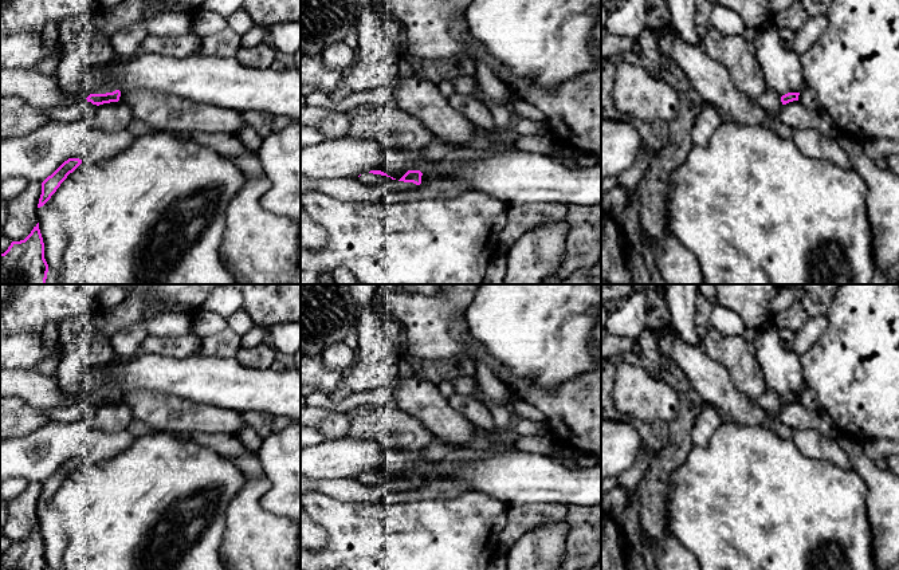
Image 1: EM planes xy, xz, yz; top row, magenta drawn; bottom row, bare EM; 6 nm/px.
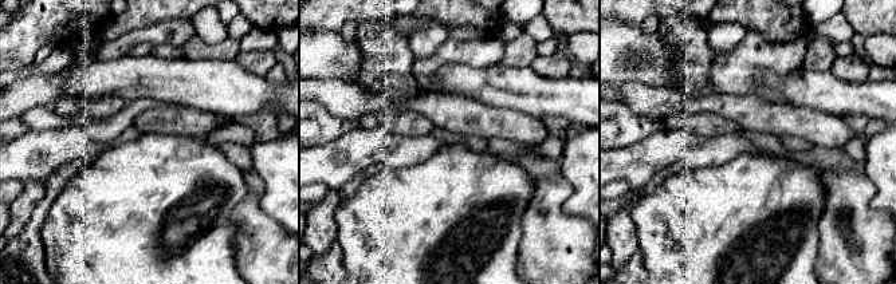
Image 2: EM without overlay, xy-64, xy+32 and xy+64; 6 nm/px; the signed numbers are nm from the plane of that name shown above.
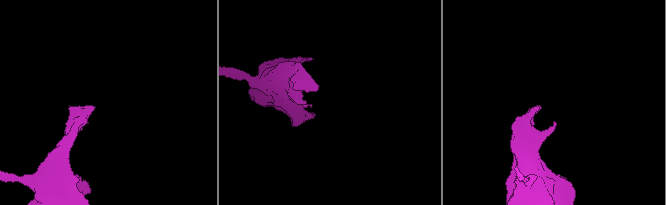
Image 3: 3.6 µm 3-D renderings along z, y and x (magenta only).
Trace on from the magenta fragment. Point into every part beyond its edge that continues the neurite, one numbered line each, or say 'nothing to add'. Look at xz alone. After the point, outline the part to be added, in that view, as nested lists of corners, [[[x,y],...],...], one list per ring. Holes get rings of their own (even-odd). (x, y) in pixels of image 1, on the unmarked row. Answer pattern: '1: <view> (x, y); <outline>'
1: xz (369, 479); [[[369,472],[361,473],[361,476],[357,477],[357,480],[366,484],[366,486],[370,486],[370,487],[384,486],[394,492],[401,492],[401,491],[417,488],[417,486],[413,483],[404,483],[404,481],[399,481],[399,480],[392,480],[390,477],[381,476],[381,475],[373,475]]]

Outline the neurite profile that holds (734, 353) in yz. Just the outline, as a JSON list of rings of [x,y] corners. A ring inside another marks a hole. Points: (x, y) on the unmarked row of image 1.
[[[707,326],[700,346],[727,370],[735,389],[750,401],[757,401],[768,390],[754,345],[743,335],[723,334]]]

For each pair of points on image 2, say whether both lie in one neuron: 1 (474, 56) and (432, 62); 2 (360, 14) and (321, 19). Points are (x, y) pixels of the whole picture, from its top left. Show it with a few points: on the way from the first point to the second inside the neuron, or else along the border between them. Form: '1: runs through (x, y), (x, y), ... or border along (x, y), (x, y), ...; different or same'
1: runs through (463, 56), (443, 56); same
2: runs through (350, 14), (330, 14); same

